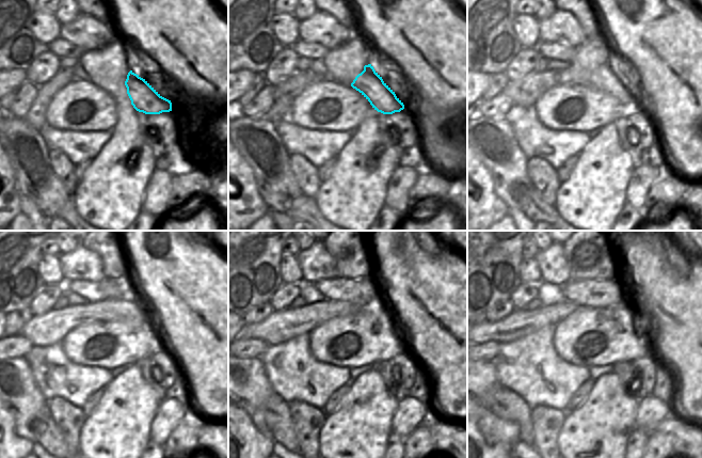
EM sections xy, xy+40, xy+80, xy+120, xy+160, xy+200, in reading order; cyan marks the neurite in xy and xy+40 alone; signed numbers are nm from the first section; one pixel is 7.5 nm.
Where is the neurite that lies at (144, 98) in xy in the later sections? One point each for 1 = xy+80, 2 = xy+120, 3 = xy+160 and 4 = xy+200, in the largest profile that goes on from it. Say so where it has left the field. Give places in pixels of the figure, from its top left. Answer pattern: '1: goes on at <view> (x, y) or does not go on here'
1: goes on at xy+80 (607, 78)
2: goes on at xy+120 (43, 330)
3: goes on at xy+160 (282, 326)
4: goes on at xy+200 (520, 324)

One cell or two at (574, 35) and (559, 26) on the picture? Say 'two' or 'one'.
one

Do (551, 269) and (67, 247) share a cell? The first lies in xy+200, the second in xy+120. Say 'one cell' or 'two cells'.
two cells

